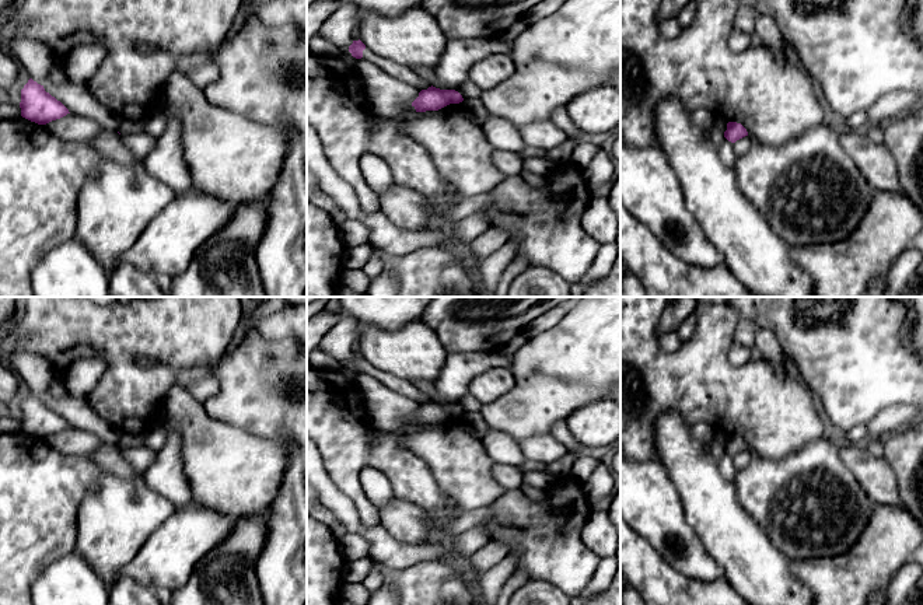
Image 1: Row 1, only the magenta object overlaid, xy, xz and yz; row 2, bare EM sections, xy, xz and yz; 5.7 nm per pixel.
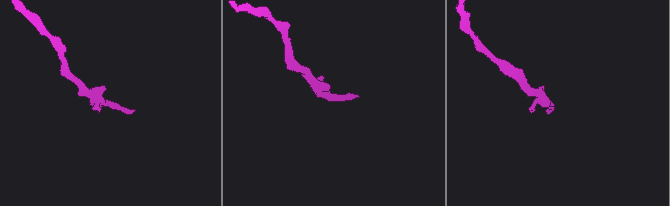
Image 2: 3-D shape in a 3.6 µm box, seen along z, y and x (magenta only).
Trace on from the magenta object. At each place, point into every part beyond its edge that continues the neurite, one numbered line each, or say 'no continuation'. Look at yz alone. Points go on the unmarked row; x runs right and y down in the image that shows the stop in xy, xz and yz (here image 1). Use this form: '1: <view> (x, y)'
1: yz (726, 465)

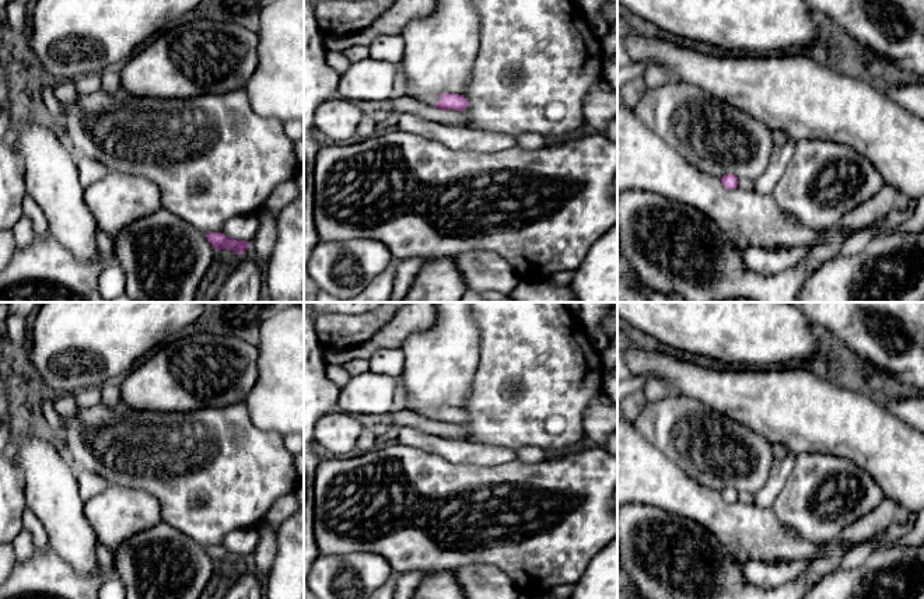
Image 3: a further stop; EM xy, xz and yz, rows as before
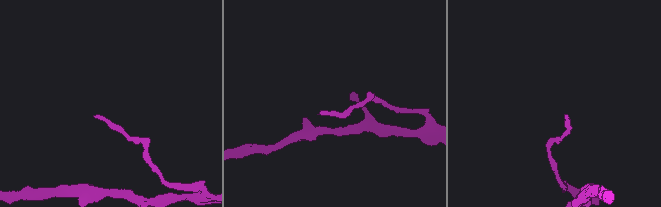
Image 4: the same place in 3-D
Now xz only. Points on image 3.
1: xz (429, 413)

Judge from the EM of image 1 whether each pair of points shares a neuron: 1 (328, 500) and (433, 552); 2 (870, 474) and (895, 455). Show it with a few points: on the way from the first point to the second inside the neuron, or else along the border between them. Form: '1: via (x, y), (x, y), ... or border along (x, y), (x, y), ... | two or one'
1: via (355, 523), (390, 552), (406, 552) | one
2: border along (883, 457), (895, 475), (899, 492) | two

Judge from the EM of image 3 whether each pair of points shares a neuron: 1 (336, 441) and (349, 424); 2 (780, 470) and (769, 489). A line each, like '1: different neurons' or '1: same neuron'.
1: same neuron
2: same neuron

